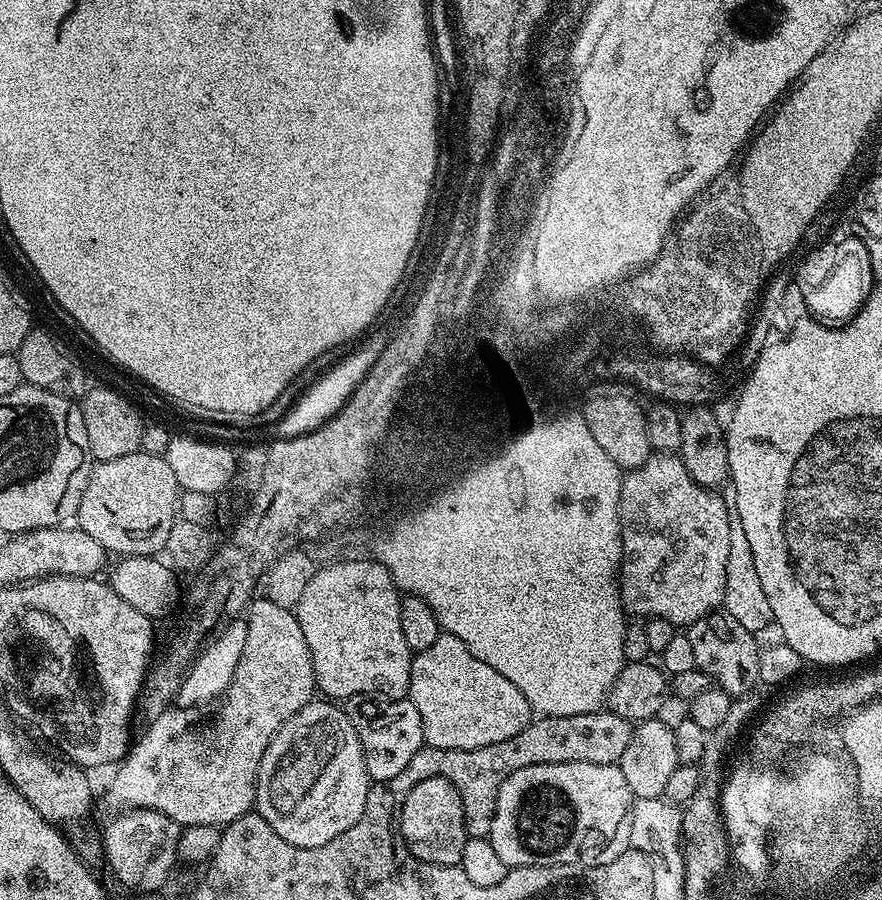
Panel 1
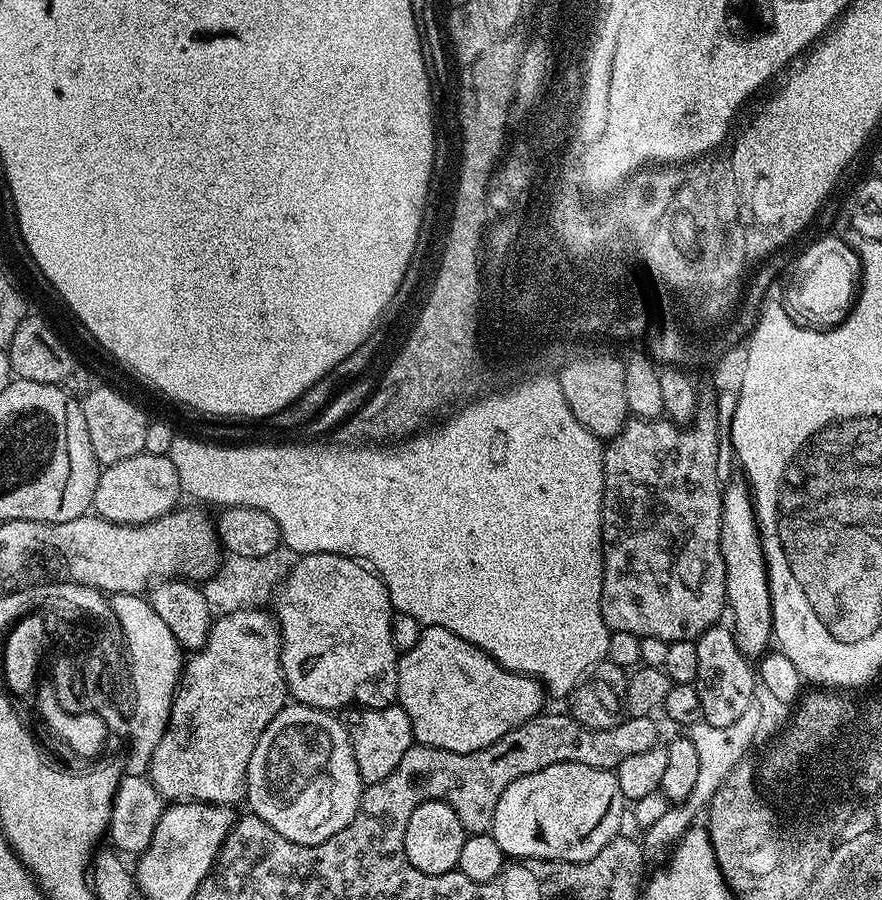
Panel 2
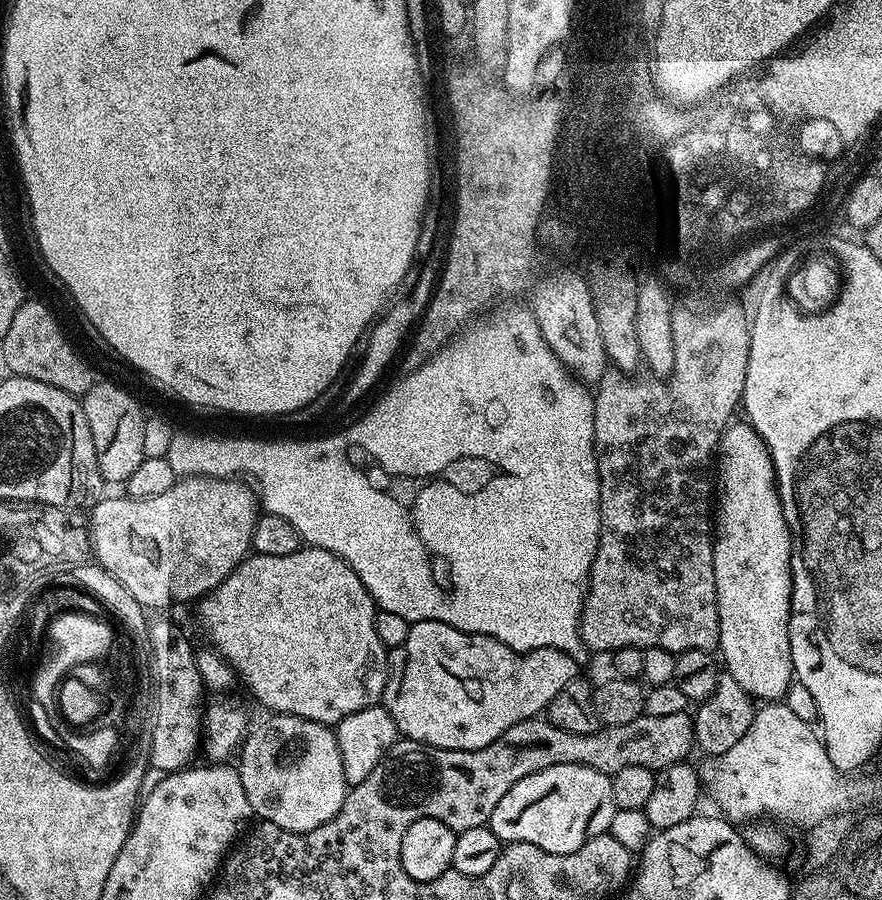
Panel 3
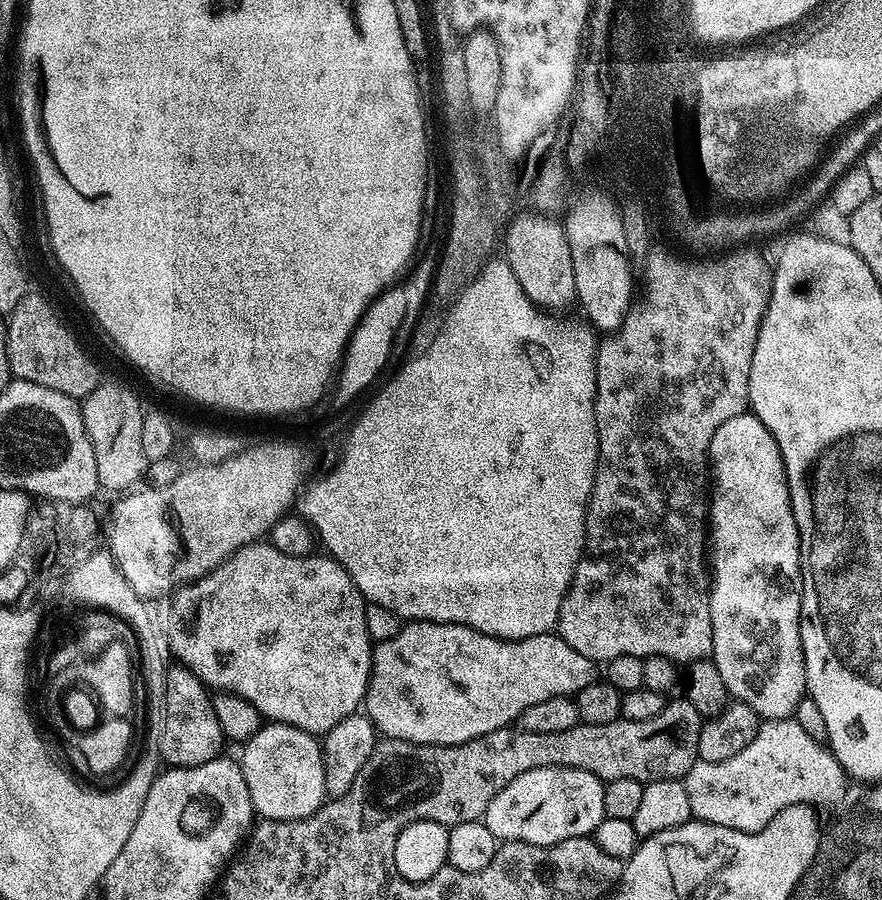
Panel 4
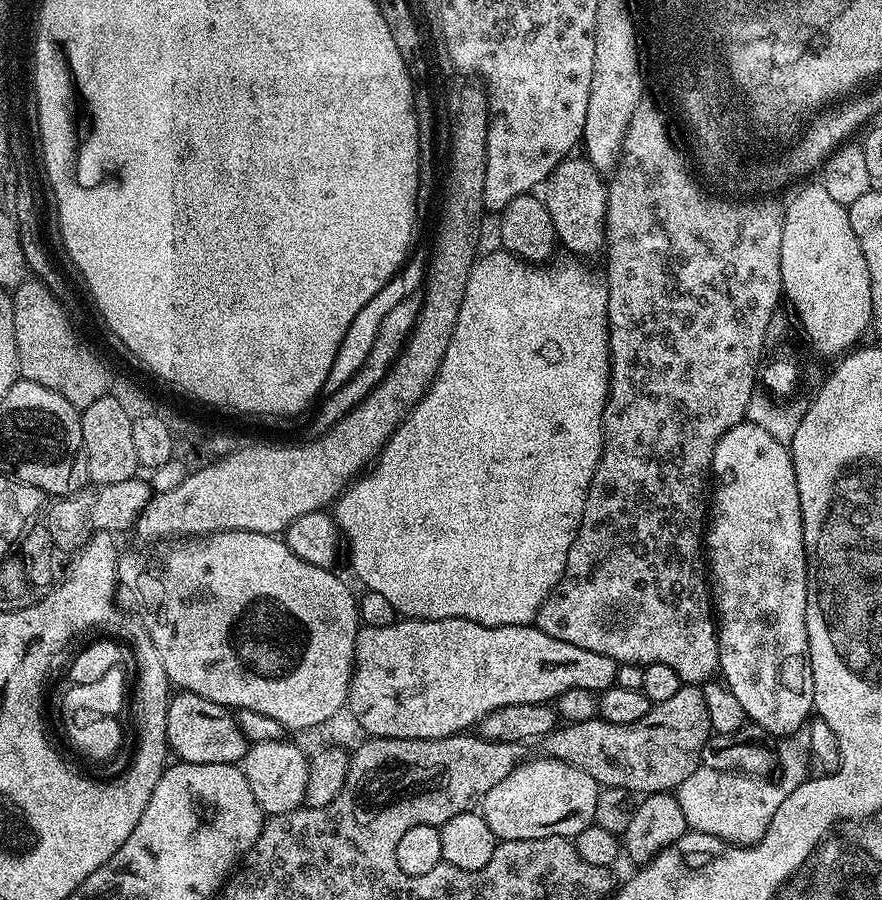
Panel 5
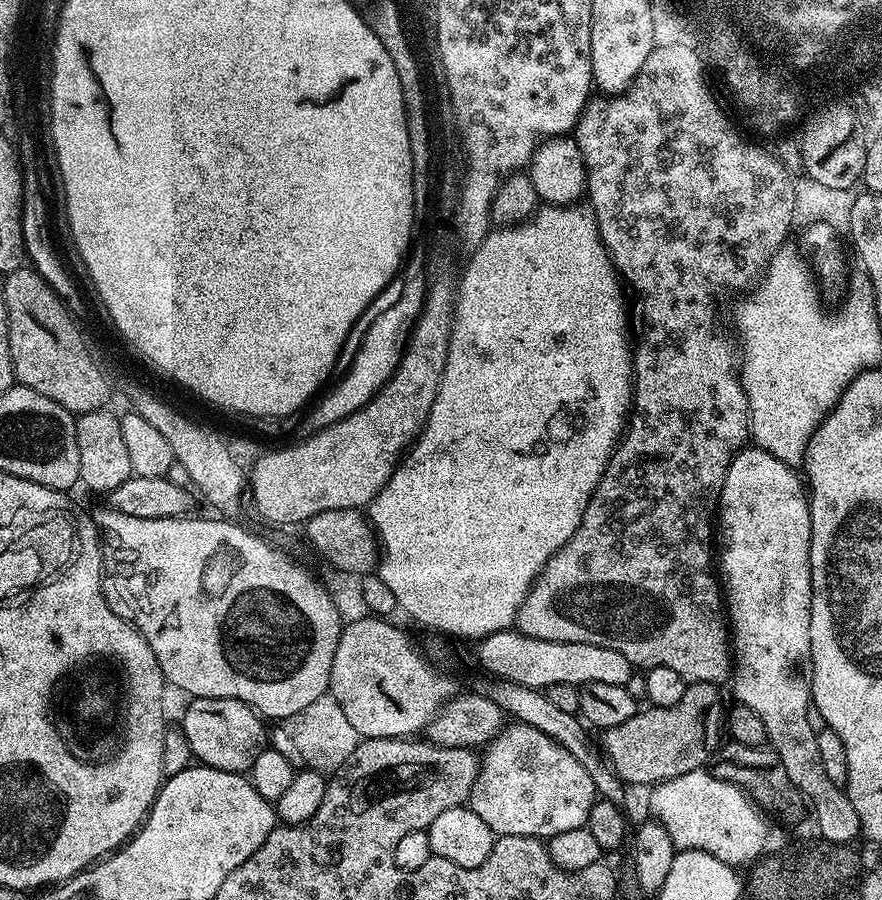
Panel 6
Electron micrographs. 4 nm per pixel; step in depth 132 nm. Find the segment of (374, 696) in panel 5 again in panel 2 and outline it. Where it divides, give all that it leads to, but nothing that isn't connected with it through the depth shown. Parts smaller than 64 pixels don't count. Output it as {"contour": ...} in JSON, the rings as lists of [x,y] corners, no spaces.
{"contour":[[[425,627],[418,642],[410,646],[396,662],[396,696],[398,707],[406,710],[412,727],[412,738],[417,745],[425,748],[441,748],[447,752],[477,752],[510,734],[518,726],[541,715],[545,707],[546,689],[533,676],[523,676],[521,672],[511,672],[491,660],[478,646],[450,634],[445,628]]]}

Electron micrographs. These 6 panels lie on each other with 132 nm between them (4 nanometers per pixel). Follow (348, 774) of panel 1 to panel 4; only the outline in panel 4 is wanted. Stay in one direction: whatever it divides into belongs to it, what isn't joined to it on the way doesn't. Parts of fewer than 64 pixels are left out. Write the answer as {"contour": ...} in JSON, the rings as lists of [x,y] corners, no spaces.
{"contour":[[[275,722],[265,723],[264,727],[258,730],[258,734],[254,734],[254,738],[250,738],[247,744],[243,745],[241,756],[238,756],[238,763],[242,770],[242,778],[246,778],[246,790],[250,790],[250,798],[252,799],[252,807],[265,820],[301,820],[310,814],[314,814],[326,803],[324,795],[324,754],[322,744],[313,733],[303,732],[289,724],[277,724]]]}

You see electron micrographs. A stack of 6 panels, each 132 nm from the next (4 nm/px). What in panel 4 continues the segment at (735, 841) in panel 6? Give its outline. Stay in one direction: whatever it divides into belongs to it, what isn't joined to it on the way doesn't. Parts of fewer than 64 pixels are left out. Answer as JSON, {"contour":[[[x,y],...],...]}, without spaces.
{"contour":[[[794,718],[787,720],[766,720],[761,723],[758,734],[750,746],[738,750],[722,762],[706,762],[697,759],[696,765],[682,777],[686,786],[686,798],[690,798],[690,810],[693,817],[705,820],[714,826],[730,826],[730,830],[757,832],[766,826],[766,822],[777,813],[777,808],[785,804],[801,801],[826,800],[840,795],[844,781],[842,768],[824,755],[815,746],[815,739],[798,726]]]}

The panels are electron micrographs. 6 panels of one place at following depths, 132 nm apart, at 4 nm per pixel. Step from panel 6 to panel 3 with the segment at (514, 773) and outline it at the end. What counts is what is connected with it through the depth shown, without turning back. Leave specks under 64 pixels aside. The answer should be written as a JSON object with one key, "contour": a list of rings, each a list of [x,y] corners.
{"contour":[[[563,764],[538,770],[519,780],[502,798],[496,801],[490,821],[492,833],[508,844],[533,844],[549,851],[550,854],[570,854],[580,846],[608,832],[610,822],[616,813],[616,803],[612,793],[612,777],[607,772],[599,772],[581,764]]]}

